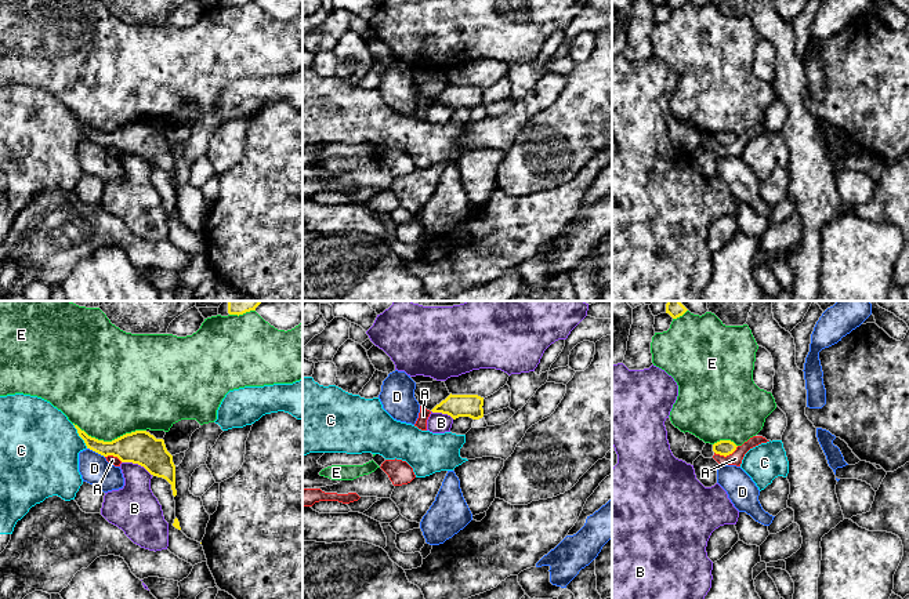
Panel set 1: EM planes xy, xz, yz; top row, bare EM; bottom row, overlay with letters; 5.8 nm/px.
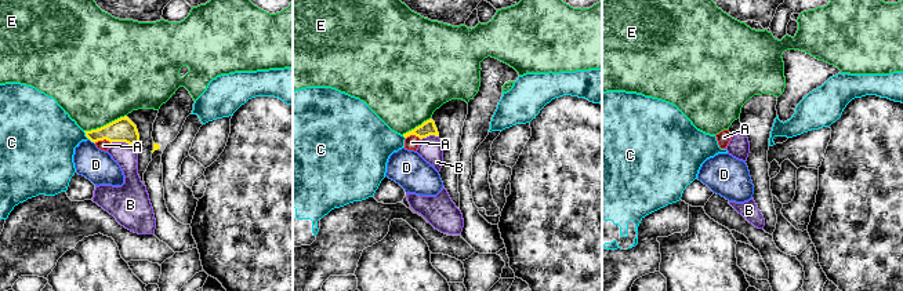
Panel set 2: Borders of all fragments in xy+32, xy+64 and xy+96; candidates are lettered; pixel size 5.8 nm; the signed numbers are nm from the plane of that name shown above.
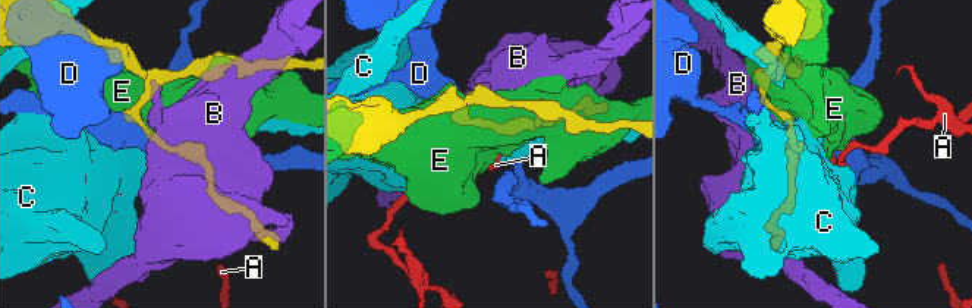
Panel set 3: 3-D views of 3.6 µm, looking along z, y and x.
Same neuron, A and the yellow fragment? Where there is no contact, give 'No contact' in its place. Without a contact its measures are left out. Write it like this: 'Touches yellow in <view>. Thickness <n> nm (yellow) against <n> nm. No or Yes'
Touches yellow in yz. Thickness 100 nm (yellow) against 80 nm. No

